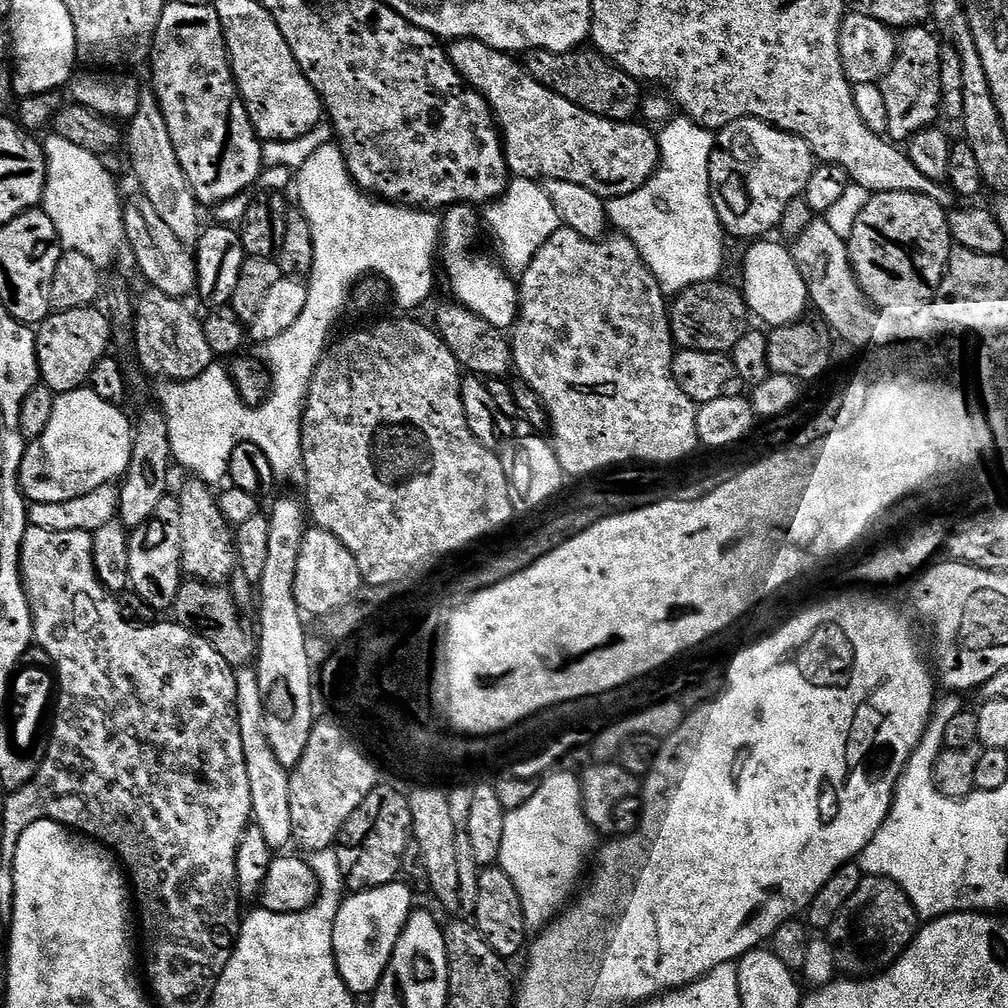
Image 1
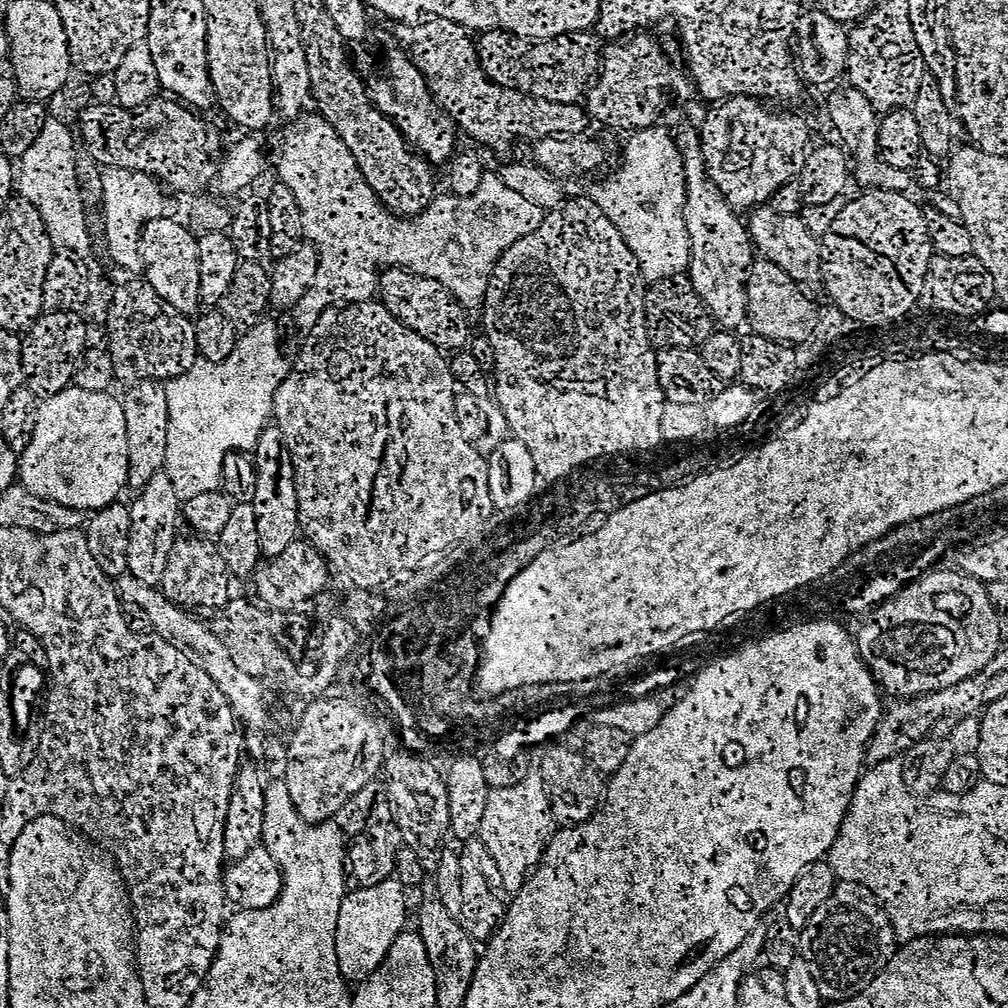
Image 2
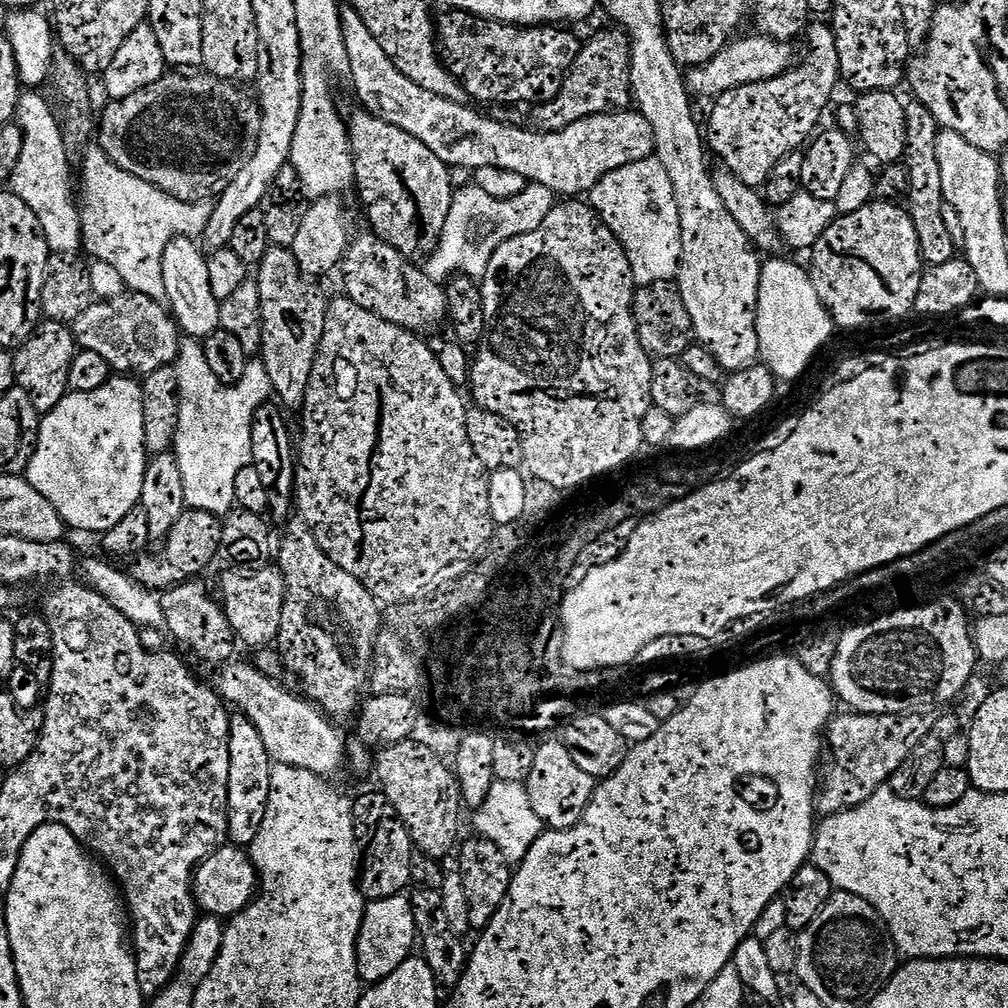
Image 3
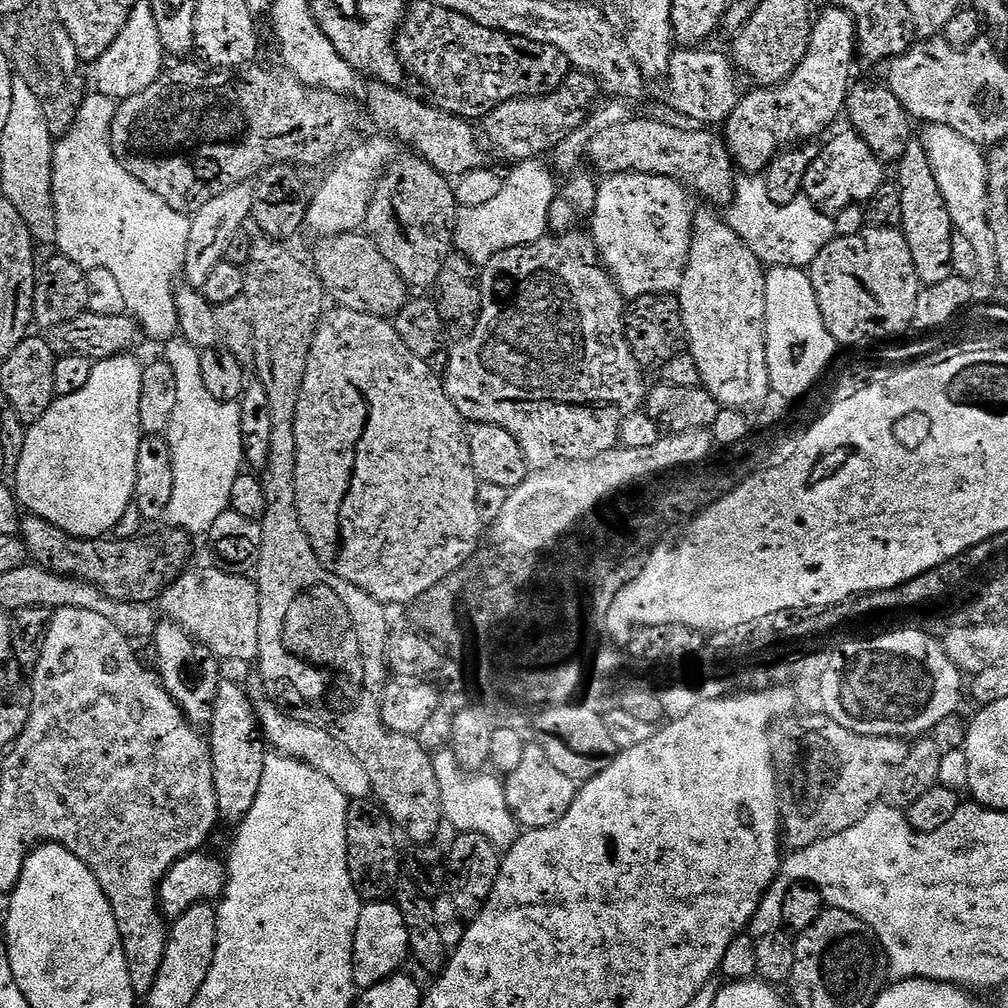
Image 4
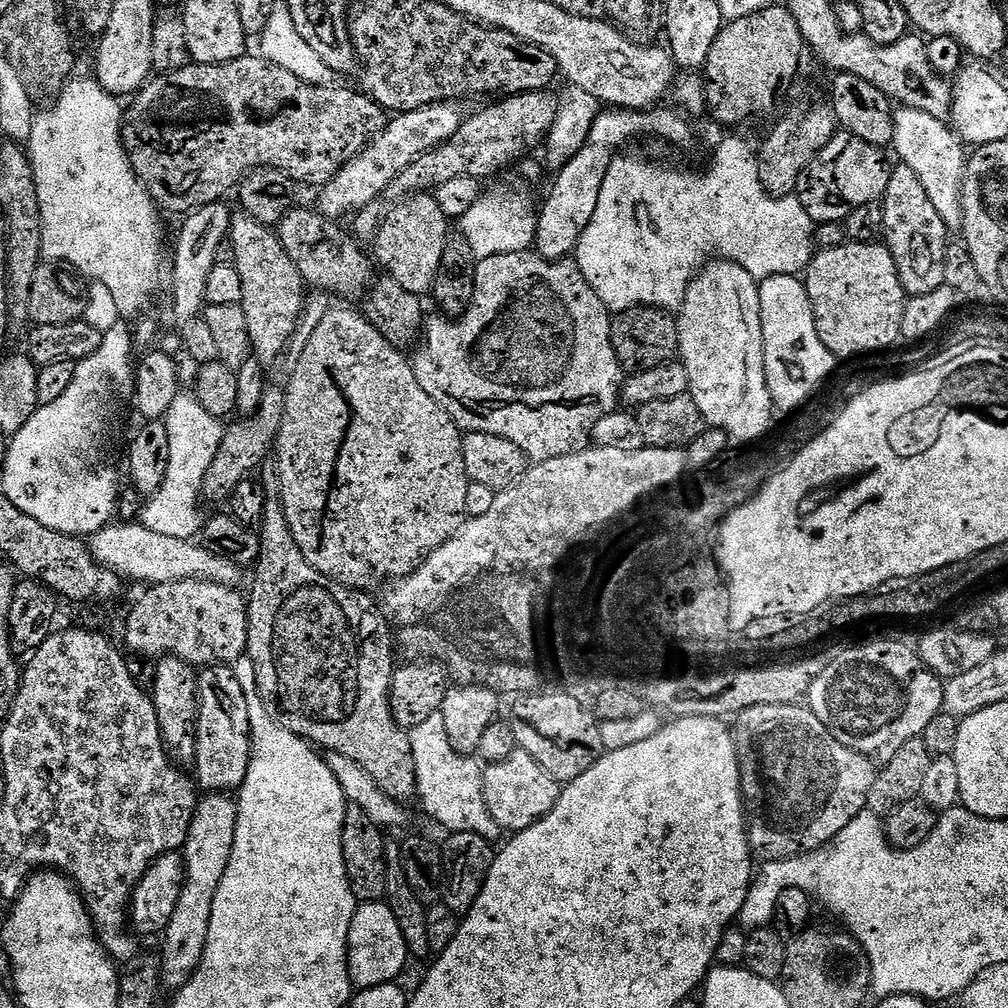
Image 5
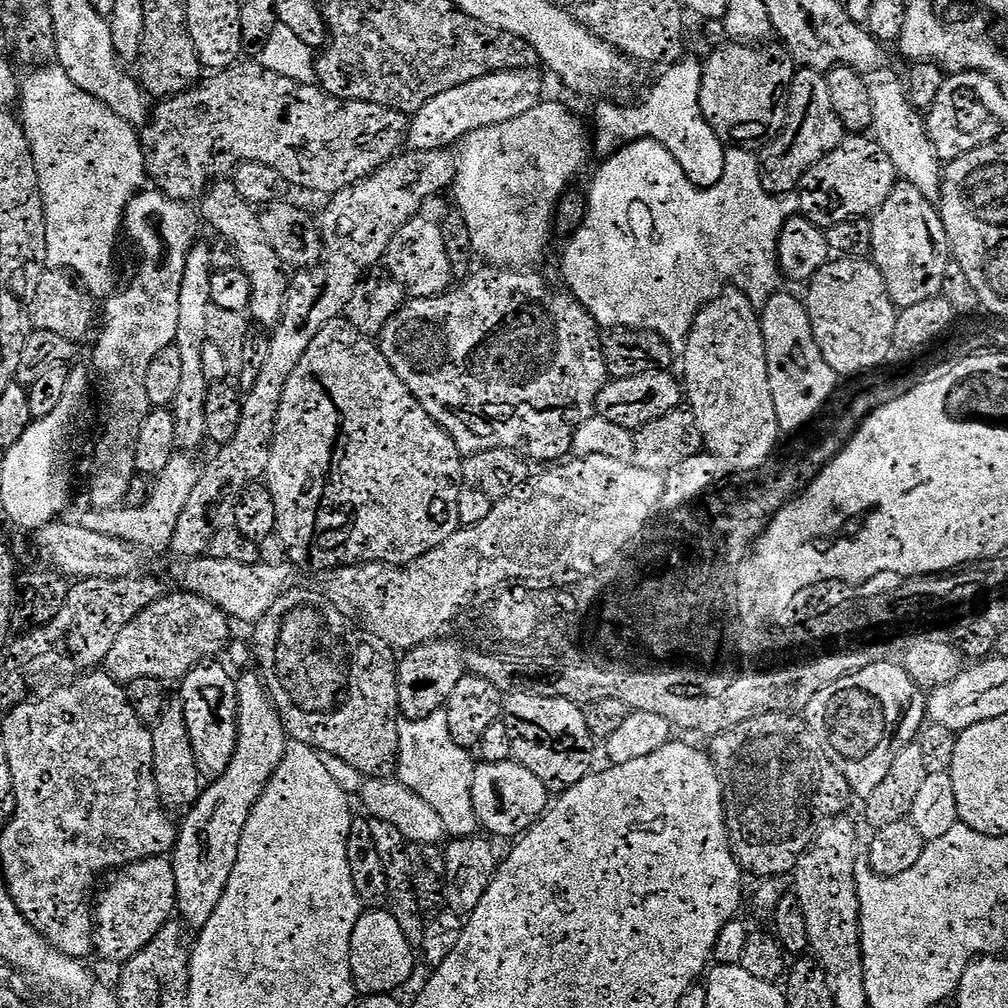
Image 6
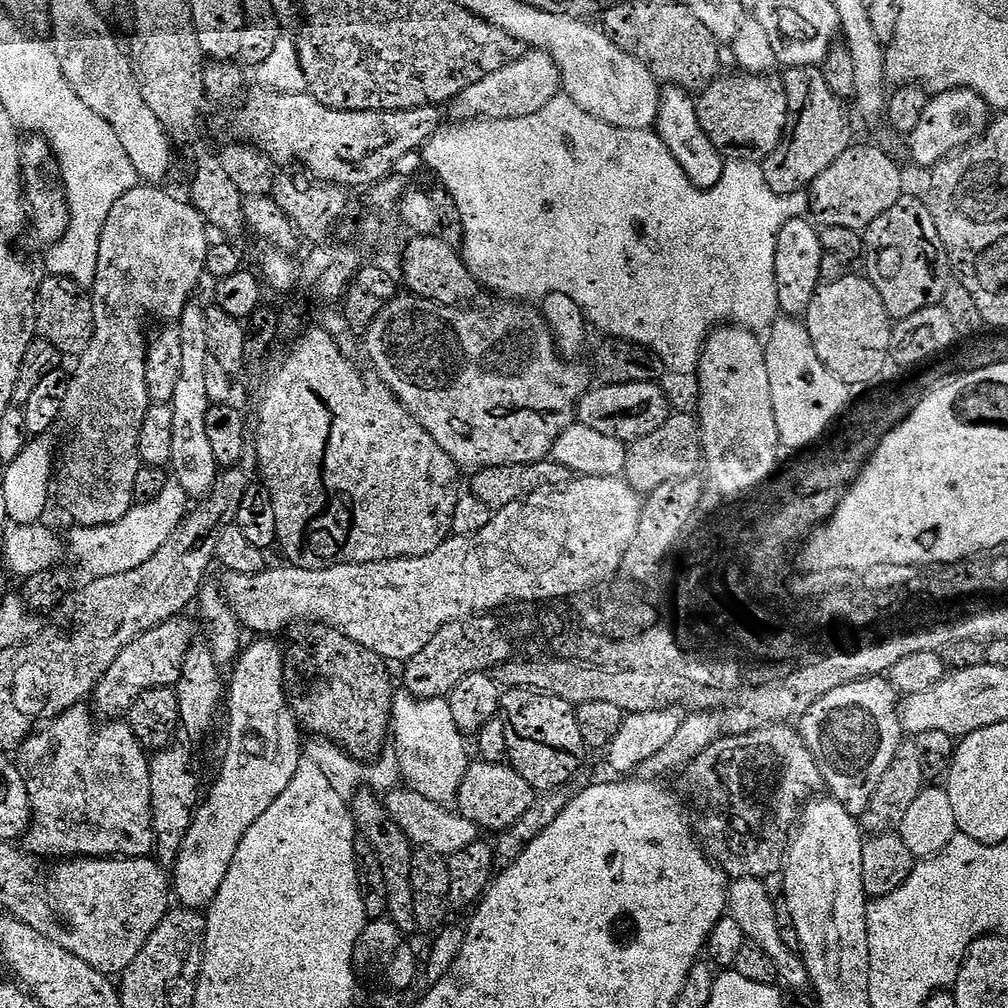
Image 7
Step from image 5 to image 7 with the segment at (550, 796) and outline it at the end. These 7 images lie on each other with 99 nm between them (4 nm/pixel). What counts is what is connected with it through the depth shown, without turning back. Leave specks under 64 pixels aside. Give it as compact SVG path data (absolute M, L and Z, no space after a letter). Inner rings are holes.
M504 762L469 763L454 797L455 807L461 816L477 824L481 830L493 828L497 834L516 824L529 811L533 802L534 789Z

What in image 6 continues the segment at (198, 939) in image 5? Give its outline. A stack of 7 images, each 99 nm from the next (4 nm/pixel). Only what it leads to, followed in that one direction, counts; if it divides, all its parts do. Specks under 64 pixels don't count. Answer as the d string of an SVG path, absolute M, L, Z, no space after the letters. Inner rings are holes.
M252 670L241 676L236 680L237 746L233 757L225 773L211 781L196 803L187 809L188 817L184 825L179 825L176 847L170 853L176 883L176 912L193 930L204 928L210 914L214 914L226 882L230 882L234 862L238 862L238 846L252 808L284 756L285 748L280 740L286 733L263 679Z

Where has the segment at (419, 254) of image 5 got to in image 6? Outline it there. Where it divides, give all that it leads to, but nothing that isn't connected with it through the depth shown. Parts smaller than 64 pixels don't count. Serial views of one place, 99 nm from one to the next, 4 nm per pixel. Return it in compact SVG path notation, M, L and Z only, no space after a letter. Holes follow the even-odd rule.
M417 218L407 220L390 238L390 246L383 258L387 272L404 287L405 293L412 298L443 296L453 287L452 269L454 263L446 252L442 232L435 220Z

